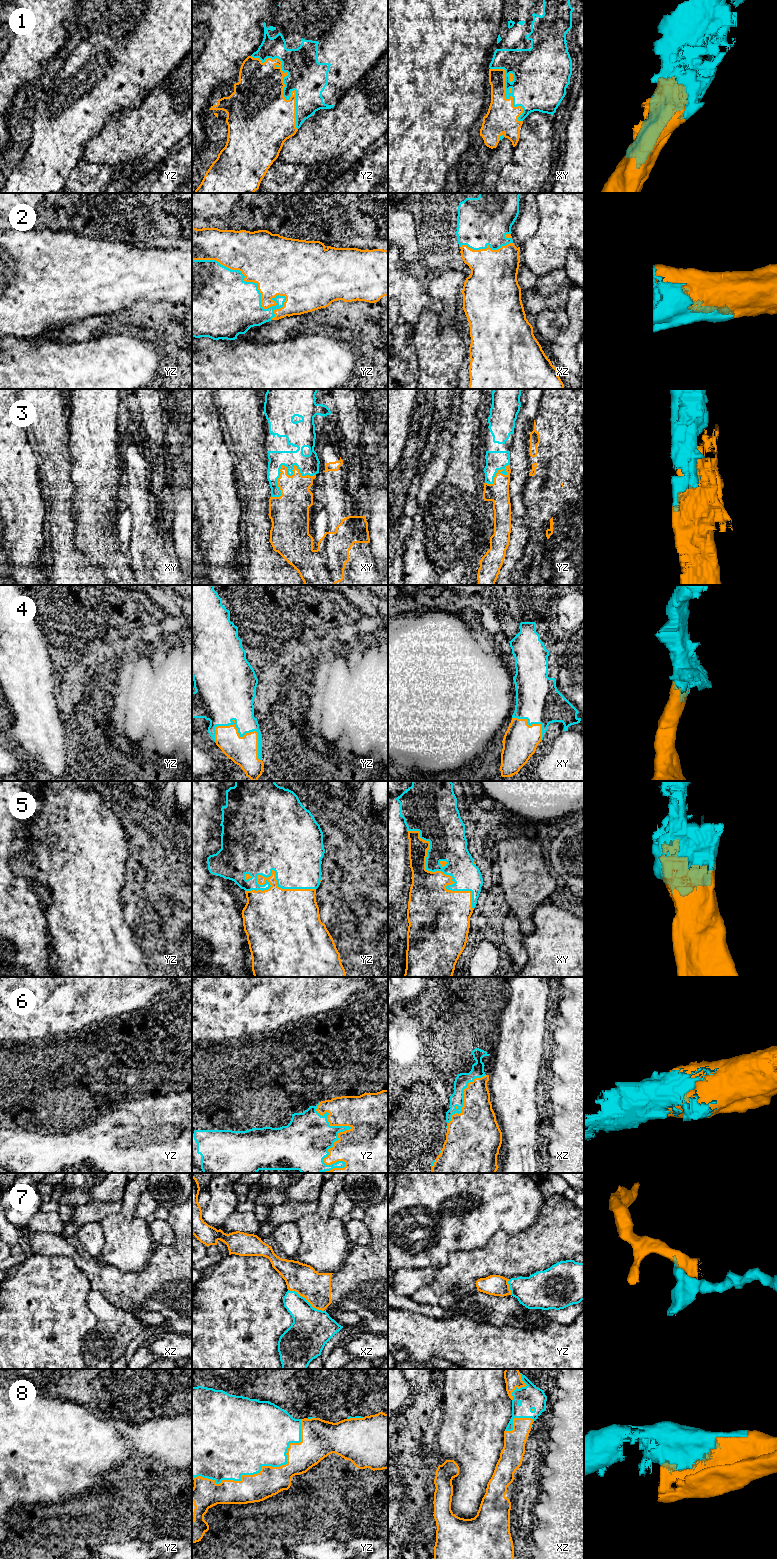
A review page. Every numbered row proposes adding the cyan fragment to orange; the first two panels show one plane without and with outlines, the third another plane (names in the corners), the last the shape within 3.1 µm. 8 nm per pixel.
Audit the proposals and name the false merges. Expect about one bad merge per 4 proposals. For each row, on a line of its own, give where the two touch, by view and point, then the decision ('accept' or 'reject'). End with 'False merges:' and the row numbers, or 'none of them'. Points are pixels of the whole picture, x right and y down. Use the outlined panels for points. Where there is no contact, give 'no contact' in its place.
1: meets orange in yz at (282, 90); accept
2: meets orange in yz at (253, 281); accept
3: meets orange in xy at (286, 467); accept
4: meets orange in yz at (248, 733); accept
5: meets orange in xy at (441, 871); accept
6: meets orange in yz at (341, 1132); accept
7: meets orange in xz at (306, 1299); reject
8: meets orange in yz at (263, 1466); accept
False merges: 7

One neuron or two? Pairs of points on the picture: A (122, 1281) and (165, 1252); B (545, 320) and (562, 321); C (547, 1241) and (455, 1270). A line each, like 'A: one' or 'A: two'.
A: one
B: one
C: one

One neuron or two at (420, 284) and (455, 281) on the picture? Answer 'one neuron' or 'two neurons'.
two neurons

